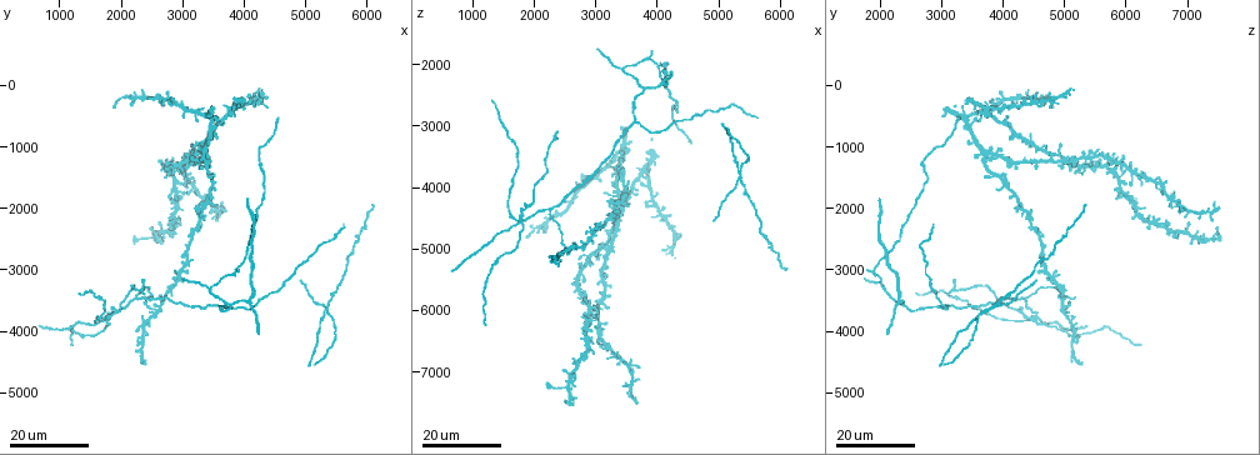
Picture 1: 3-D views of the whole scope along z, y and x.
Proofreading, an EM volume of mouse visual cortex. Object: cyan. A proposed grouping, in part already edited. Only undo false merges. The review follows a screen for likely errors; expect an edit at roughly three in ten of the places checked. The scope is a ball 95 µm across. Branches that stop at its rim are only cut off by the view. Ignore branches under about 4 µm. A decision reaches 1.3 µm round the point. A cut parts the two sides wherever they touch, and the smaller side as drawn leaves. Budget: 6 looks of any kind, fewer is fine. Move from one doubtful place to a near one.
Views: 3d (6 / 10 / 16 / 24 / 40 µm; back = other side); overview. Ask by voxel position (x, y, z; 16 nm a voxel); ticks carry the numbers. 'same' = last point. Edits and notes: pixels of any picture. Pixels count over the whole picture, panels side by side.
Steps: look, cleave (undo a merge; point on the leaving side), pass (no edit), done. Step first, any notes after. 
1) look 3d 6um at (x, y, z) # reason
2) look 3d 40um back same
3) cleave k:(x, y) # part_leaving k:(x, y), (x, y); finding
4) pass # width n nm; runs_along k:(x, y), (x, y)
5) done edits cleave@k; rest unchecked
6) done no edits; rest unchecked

look 3d 24um at (4100, 3500, 2300) # a fork

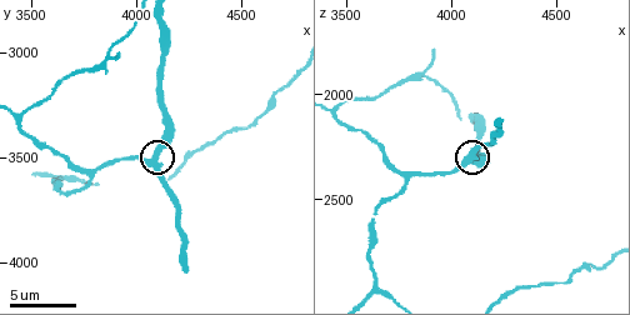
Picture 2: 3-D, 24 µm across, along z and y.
look 3d 10um at (4080, 3510, 2300)

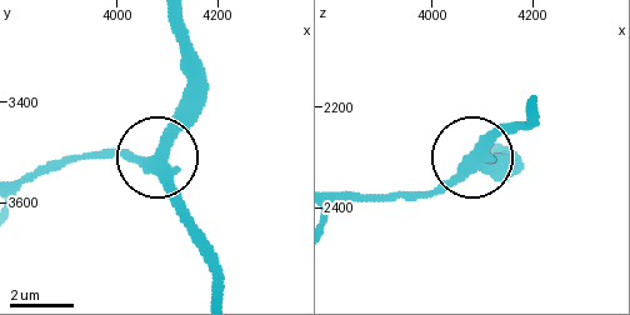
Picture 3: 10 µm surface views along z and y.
pass # width 390 nm; all the same neuron

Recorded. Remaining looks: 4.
look 3d 10um at (3660, 3600, 2930) # a fork

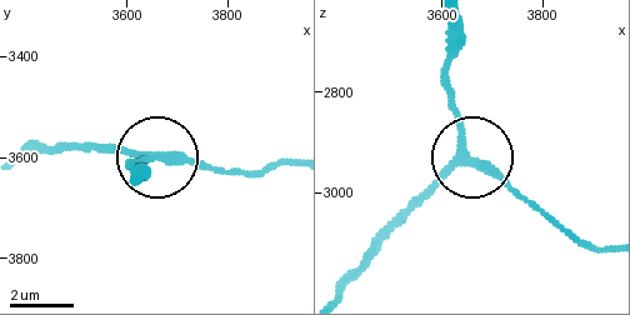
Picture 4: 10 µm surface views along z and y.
pass # runs_along 4:(340, 288), (466, 164), (451, 81); continuous, no second neuron

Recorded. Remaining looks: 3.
look 3d 24um at (2200, 3450, 4350) # three-way junction

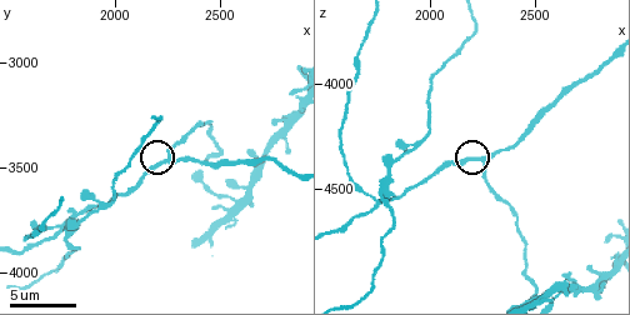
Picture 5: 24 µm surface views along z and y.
look 3d 10um at (2240, 3460, 4360)

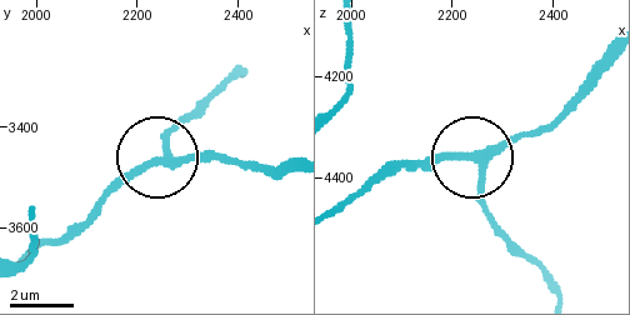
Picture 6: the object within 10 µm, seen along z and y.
pass # arms 3; runs_along 6:(559, 293), (486, 204), (470, 159), (395, 164); one neuron here

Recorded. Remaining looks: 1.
done no edits; rest unchecked

